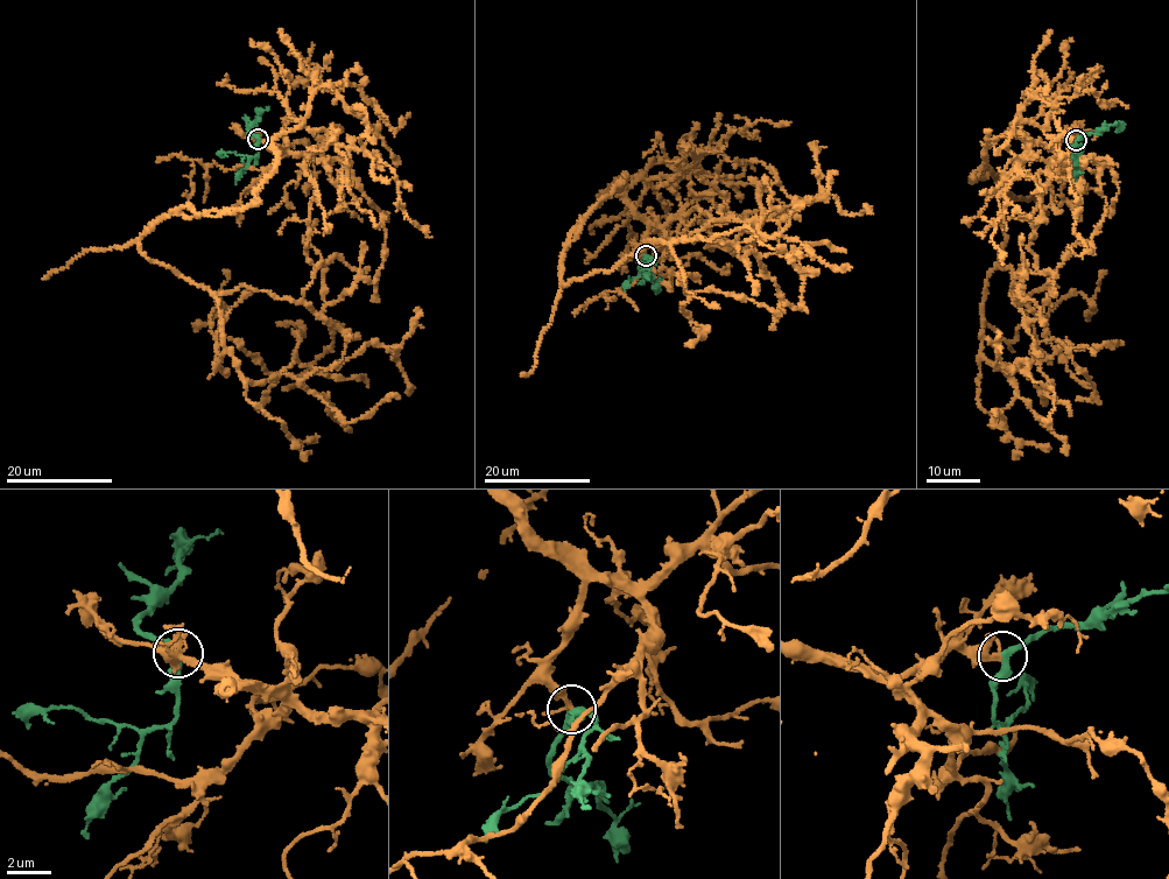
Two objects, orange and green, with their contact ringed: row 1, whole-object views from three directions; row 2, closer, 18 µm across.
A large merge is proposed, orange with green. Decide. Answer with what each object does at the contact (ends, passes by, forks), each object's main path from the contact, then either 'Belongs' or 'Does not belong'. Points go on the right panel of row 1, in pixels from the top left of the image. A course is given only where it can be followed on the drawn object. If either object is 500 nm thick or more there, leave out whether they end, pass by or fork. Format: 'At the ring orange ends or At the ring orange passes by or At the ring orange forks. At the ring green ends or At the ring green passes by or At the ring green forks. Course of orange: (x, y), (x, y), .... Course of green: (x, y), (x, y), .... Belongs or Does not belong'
At the ring orange forks. At the ring green passes by. Course of orange: (1075, 141), (999, 136), (971, 177), (1006, 192), (981, 353), (1027, 370), (1001, 363), (998, 330). Course of green: (1075, 141), (1115, 125), (1120, 128), (1117, 131). Belongs

